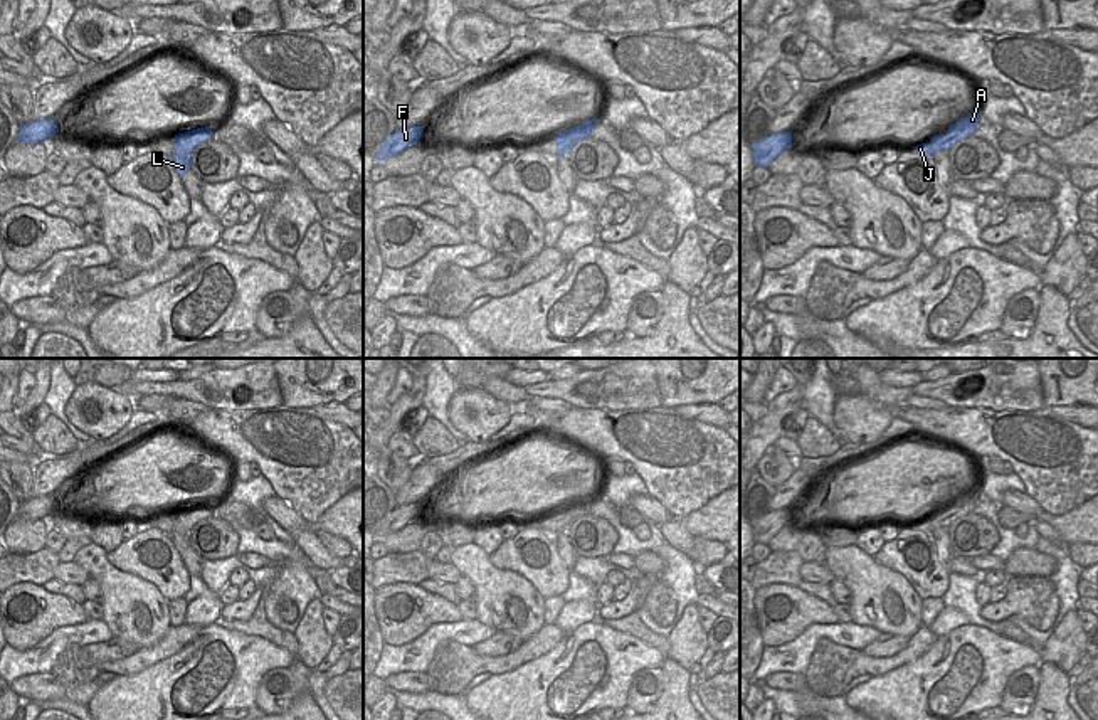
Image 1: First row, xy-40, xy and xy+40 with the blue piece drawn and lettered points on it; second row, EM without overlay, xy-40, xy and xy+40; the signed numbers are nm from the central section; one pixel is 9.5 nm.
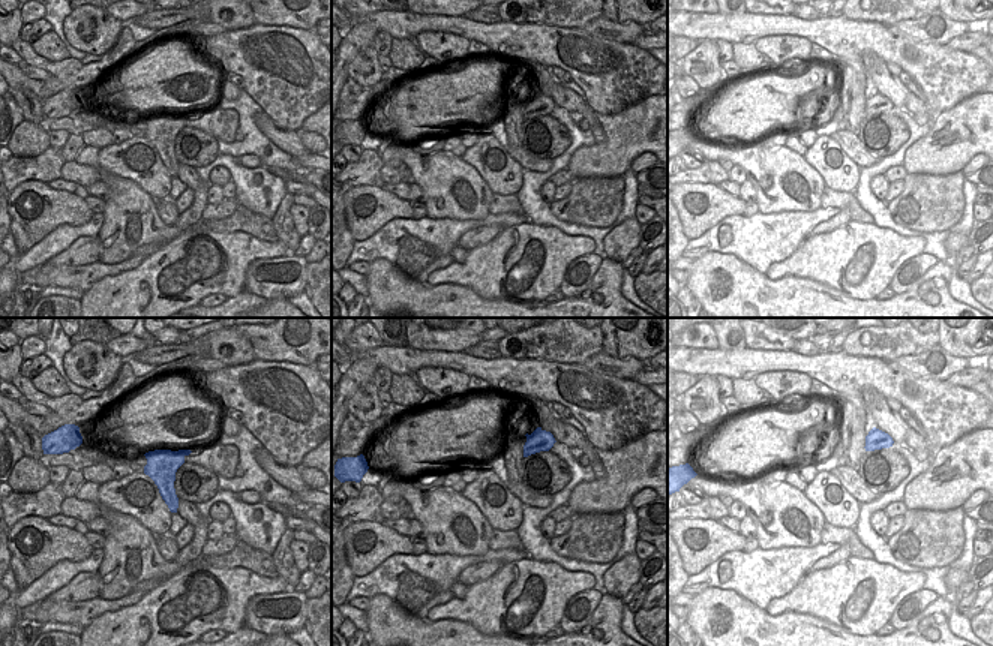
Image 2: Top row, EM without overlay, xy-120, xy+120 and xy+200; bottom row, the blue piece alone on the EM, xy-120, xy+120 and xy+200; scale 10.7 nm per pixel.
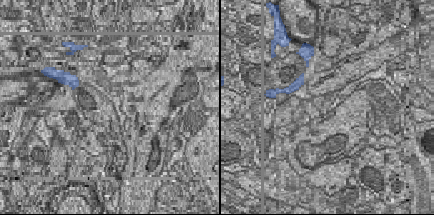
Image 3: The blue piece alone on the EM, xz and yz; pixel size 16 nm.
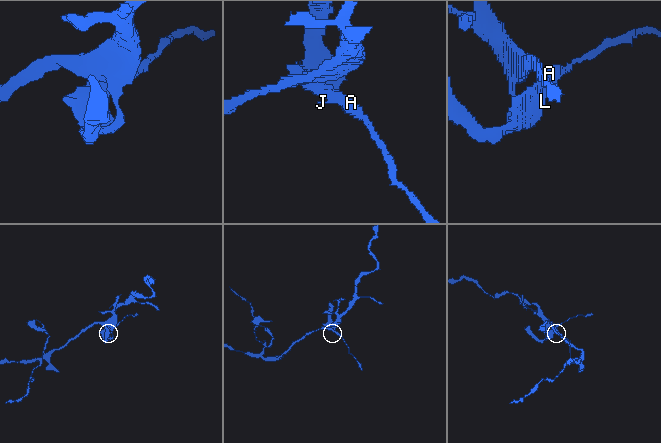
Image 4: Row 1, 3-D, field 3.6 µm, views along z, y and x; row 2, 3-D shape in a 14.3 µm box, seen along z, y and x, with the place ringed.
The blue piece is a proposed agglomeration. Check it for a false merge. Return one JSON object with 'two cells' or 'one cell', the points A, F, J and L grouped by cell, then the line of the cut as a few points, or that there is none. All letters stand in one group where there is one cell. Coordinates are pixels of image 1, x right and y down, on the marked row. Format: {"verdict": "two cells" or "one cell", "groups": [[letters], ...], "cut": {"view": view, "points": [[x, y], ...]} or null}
{"verdict": "two cells", "groups": [["A", "J"], ["F", "L"]], "cut": {"view": "xy", "points": [[560, 133], [570, 143], [570, 148]]}}

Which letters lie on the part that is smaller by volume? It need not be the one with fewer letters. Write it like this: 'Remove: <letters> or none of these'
Remove: A, J.

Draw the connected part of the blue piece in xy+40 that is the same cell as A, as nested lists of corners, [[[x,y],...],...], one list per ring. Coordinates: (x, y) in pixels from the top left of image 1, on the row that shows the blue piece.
[[[977,111],[969,113],[965,118],[962,118],[960,121],[957,121],[955,124],[952,124],[948,128],[947,135],[935,135],[932,136],[932,143],[921,143],[913,146],[915,153],[921,153],[925,156],[930,158],[932,161],[932,155],[937,151],[948,151],[955,143],[958,143],[960,140],[965,140],[967,136],[972,136],[974,131],[977,130],[977,124],[982,121],[982,114]]]

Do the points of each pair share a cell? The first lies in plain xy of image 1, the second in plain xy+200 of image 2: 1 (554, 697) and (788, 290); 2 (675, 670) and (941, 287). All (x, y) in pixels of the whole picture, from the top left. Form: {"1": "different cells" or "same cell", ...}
{"1": "different cells", "2": "same cell"}

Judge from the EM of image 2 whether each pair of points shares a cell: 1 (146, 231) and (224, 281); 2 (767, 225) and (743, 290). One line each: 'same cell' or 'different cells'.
1: different cells
2: different cells

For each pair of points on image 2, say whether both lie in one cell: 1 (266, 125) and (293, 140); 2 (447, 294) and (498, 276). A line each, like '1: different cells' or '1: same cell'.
1: same cell
2: different cells

